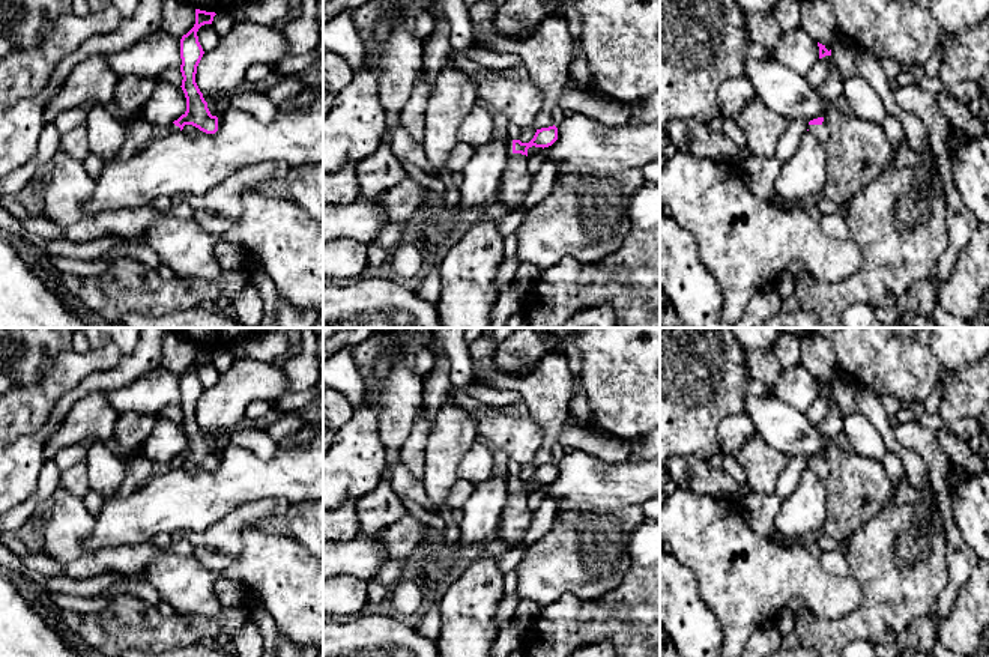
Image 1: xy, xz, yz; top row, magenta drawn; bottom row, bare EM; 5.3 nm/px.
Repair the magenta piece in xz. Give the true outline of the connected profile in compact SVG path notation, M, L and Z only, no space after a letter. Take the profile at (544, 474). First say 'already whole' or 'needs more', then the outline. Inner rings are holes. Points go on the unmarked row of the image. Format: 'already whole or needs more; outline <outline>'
needs more; outline M549 463L537 466L529 480L520 477L507 477L507 502L501 514L501 522L494 538L501 540L511 549L525 543L525 535L532 523L532 511L529 508L528 486L549 484L558 477L558 465Z

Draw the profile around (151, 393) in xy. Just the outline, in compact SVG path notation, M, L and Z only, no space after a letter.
M159 365L108 391L105 398L119 415L128 412L156 415L167 406L180 406L180 376Z

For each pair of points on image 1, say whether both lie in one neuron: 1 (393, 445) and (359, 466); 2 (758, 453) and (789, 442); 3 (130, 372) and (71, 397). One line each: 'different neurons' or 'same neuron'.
1: different neurons
2: different neurons
3: same neuron

